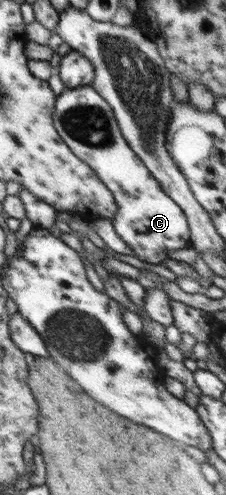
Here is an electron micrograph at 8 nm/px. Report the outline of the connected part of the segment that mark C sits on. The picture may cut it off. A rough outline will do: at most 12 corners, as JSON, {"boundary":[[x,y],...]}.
{"boundary":[[87,85],[55,101],[55,130],[115,198],[140,259],[189,248],[184,211]]}

